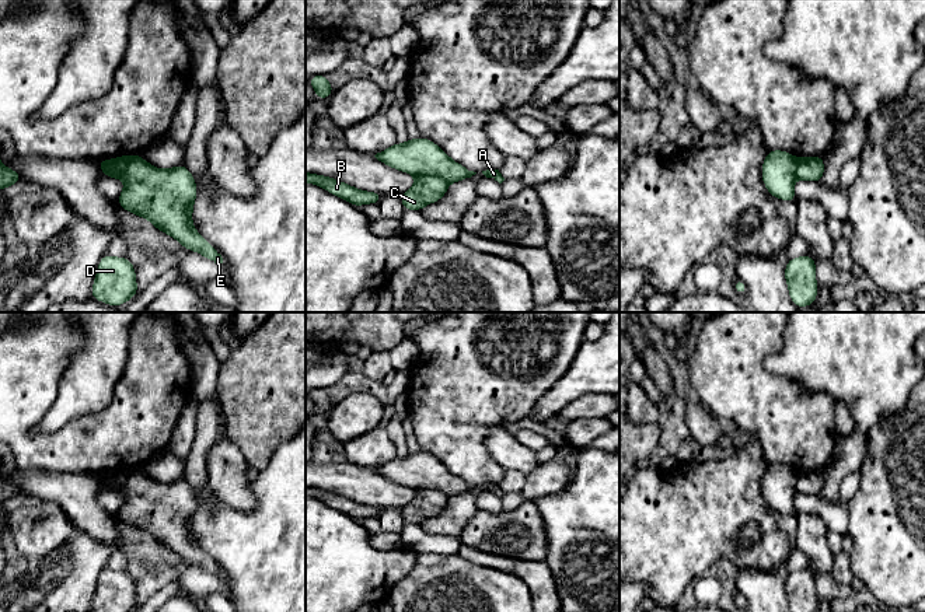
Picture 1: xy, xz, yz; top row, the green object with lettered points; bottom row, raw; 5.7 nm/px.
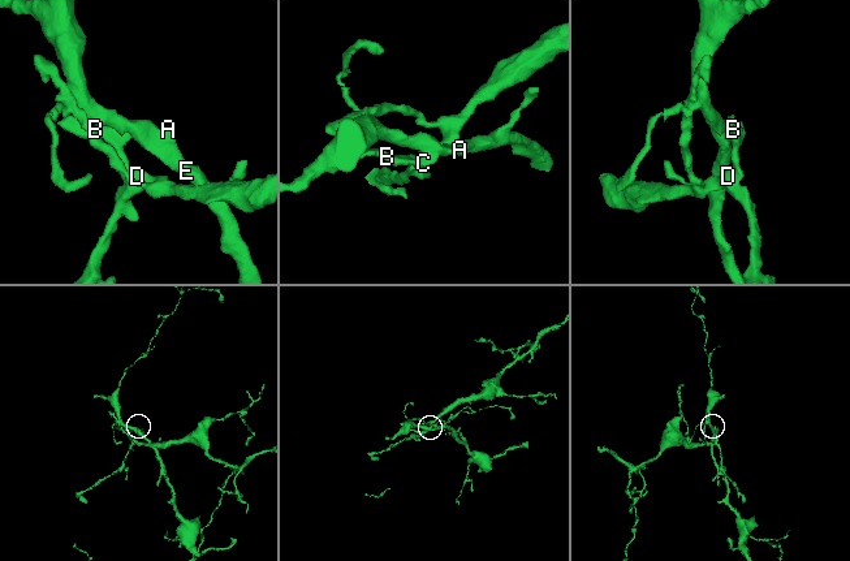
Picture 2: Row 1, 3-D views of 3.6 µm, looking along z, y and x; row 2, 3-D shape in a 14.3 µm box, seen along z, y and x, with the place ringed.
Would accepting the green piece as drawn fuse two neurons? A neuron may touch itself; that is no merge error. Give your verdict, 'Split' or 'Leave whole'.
Split

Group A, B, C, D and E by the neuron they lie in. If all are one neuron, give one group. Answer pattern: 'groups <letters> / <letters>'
groups A E / B C D

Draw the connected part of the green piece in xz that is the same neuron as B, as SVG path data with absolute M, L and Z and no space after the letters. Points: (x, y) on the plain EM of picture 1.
M306 486L306 497L314 497L332 508L342 511L343 514L352 517L353 520L359 521L367 517L380 518L383 508L377 506L364 506L362 503L356 503L348 497L336 494L329 490L317 489L311 486Z

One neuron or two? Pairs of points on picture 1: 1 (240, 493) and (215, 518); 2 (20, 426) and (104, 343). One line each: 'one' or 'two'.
1: two
2: two

